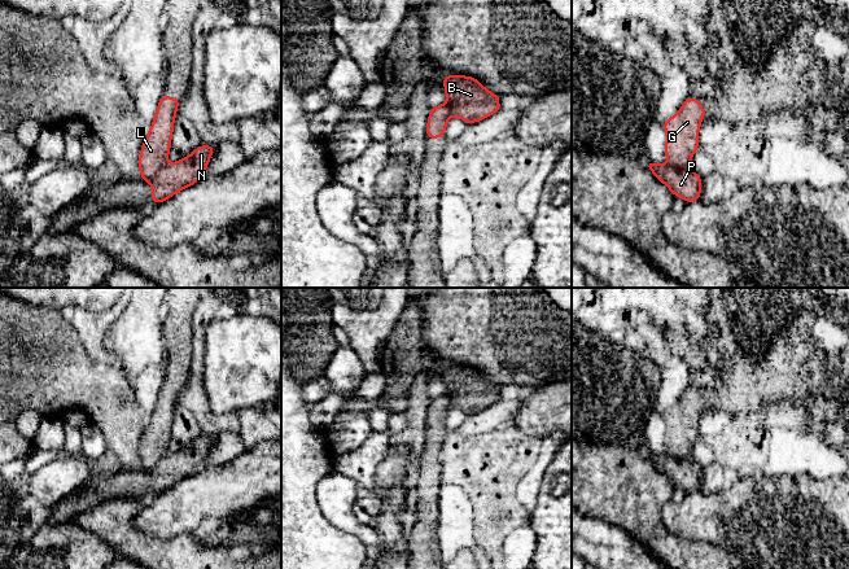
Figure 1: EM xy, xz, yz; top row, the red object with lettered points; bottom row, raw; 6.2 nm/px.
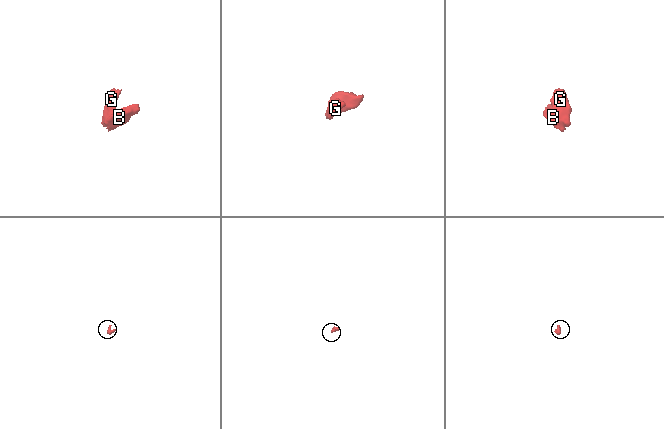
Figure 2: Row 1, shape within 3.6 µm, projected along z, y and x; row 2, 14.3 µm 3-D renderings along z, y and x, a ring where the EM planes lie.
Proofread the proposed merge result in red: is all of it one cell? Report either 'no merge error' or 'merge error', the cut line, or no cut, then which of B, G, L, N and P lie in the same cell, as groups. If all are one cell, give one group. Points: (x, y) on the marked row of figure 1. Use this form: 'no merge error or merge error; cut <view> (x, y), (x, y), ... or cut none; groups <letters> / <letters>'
merge error; cut yz (669, 162), (677, 167), (688, 169); groups B N P / G L

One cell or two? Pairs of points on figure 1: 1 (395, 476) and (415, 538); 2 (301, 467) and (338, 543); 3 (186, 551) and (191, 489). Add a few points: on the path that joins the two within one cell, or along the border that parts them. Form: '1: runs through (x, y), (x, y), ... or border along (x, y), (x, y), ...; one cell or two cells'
1: border along (414, 480), (412, 497); two cells
2: runs through (301, 486), (301, 508), (319, 526); one cell
3: border along (191, 532), (176, 534), (171, 538), (157, 538); two cells

